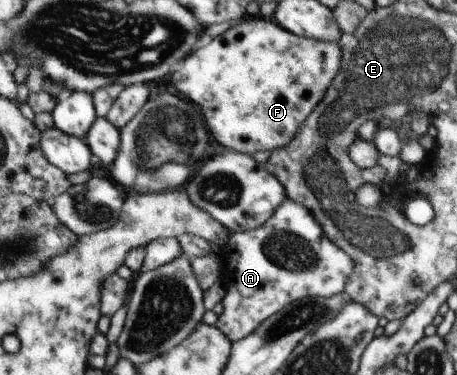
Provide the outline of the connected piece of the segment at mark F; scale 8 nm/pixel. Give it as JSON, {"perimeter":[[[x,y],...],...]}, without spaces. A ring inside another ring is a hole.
{"perimeter":[[[247,18],[233,24],[220,37],[216,37],[211,43],[201,49],[198,49],[186,62],[186,66],[176,72],[171,79],[176,89],[183,94],[186,99],[190,99],[193,103],[200,104],[205,110],[207,124],[214,132],[214,138],[226,148],[239,153],[253,155],[255,152],[268,150],[272,152],[279,148],[285,147],[300,132],[301,124],[308,118],[308,115],[314,110],[314,107],[324,98],[324,92],[328,90],[330,83],[334,80],[341,70],[341,60],[344,59],[344,51],[338,41],[314,40],[311,38],[301,37],[291,33],[287,29],[283,29],[281,25],[271,19],[266,18]]]}

